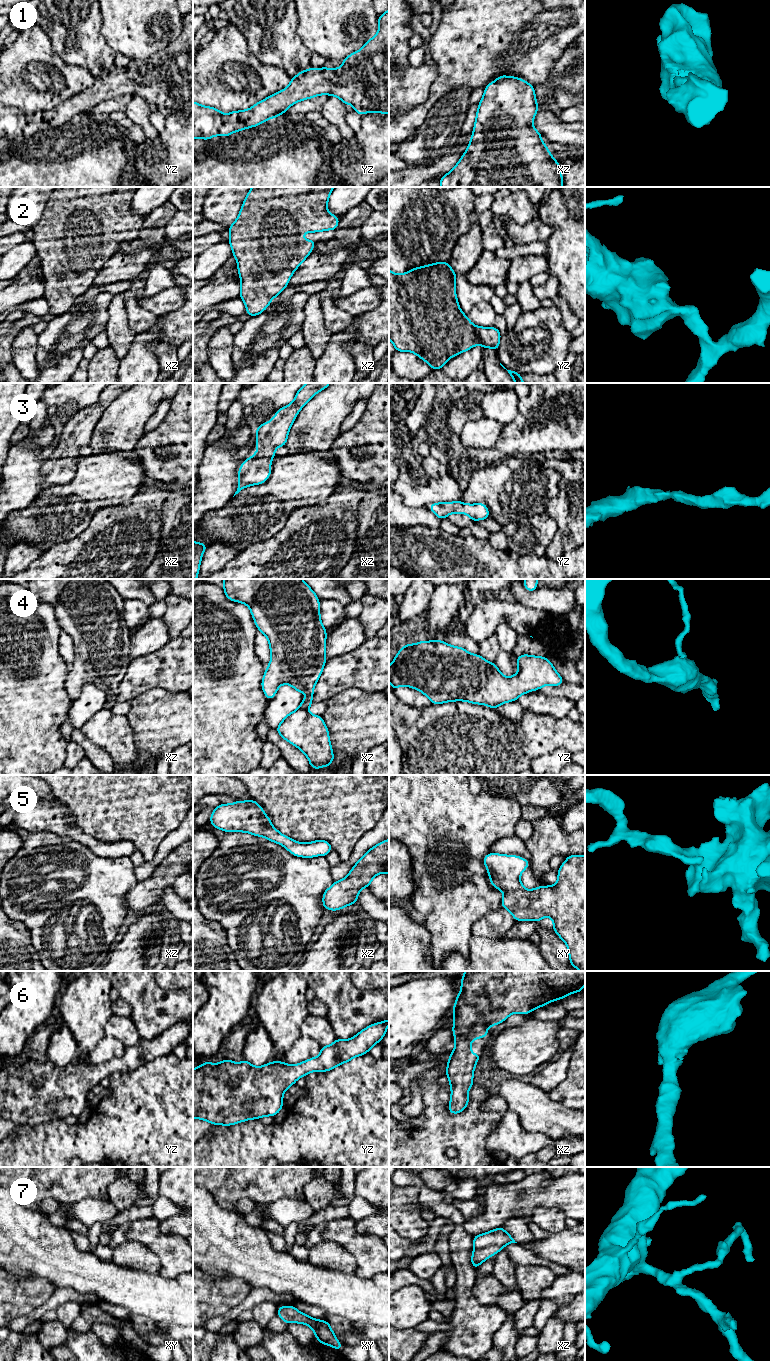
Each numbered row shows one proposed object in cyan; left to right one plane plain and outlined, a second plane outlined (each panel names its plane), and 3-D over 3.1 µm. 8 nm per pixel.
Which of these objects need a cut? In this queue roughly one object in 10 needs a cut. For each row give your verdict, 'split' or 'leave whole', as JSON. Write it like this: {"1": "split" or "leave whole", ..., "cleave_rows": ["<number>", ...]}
{"1": "leave whole", "2": "leave whole", "3": "leave whole", "4": "leave whole", "5": "leave whole", "6": "leave whole", "7": "leave whole", "cleave_rows": []}

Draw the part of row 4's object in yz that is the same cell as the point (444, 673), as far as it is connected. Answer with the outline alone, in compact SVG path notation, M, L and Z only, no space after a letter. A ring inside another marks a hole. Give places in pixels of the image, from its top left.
M442 640L420 641L400 648L389 666L389 682L392 690L399 686L419 690L432 704L467 701L493 709L506 702L516 701L529 691L536 691L545 685L559 686L565 682L546 657L522 654L516 658L516 663L519 671L511 677L505 677L495 663L488 662L478 654L471 654L464 648L451 646Z

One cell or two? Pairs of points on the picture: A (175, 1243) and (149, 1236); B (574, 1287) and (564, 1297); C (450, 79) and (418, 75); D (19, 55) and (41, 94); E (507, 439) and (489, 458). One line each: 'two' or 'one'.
A: one
B: one
C: two
D: one
E: one

